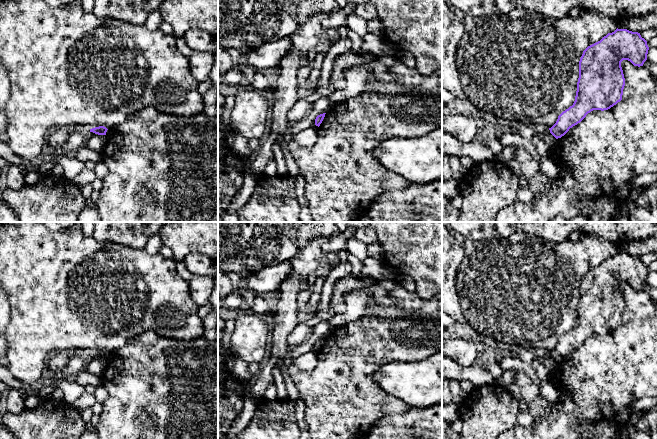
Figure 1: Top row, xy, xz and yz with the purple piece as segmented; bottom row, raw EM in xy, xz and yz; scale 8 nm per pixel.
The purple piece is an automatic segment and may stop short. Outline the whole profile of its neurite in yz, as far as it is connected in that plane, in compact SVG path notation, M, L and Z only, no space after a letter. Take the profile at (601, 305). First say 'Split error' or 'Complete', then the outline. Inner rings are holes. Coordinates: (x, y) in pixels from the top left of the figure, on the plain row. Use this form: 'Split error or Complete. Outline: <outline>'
Complete. Outline: M616 253L608 257L600 265L588 270L579 285L579 302L575 325L563 335L556 347L549 352L556 362L564 360L570 352L580 347L593 334L608 334L622 324L625 302L621 291L623 284L630 285L634 290L643 290L647 284L649 271L640 257L627 253Z

